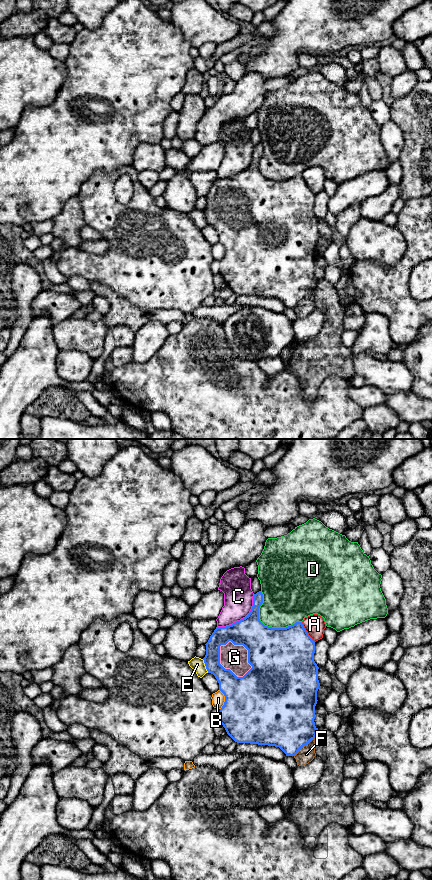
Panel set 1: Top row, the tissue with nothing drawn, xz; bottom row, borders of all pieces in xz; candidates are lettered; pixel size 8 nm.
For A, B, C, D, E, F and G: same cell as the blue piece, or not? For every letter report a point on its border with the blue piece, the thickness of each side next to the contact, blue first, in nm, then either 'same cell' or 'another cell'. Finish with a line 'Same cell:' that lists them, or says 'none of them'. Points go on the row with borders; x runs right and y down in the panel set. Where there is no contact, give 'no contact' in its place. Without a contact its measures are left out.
A: xz (306, 632) | 440/160 nm | another cell
B: xz (225, 699) | 500/110 nm | another cell
C: xz (243, 618) | 280/240 nm | another cell
D: xz (266, 626) | 440/360 nm | another cell
E: xz (205, 665) | 180/110 nm | another cell
F: xz (303, 745) | 440/140 nm | another cell
G: xz (248, 655) | 480/200 nm | same cell
Same cell: G

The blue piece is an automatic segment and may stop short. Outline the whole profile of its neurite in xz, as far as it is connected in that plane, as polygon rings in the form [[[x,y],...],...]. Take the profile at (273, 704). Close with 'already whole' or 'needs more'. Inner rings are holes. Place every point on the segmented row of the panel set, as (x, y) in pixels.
[[[261,591],[253,596],[250,613],[240,621],[226,627],[216,627],[206,645],[203,658],[208,673],[215,676],[219,690],[225,696],[220,709],[220,723],[227,734],[237,743],[250,743],[279,747],[286,756],[295,756],[298,751],[315,738],[315,706],[319,667],[314,661],[315,642],[308,635],[302,622],[286,628],[265,626],[259,619],[259,608],[263,603]]]; needs more

